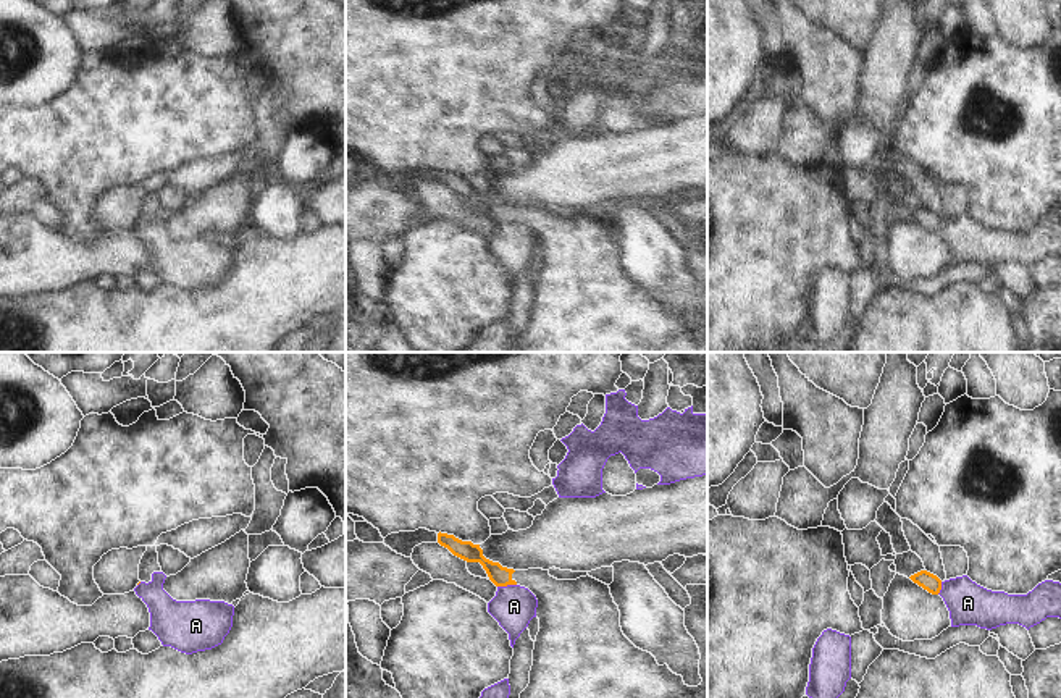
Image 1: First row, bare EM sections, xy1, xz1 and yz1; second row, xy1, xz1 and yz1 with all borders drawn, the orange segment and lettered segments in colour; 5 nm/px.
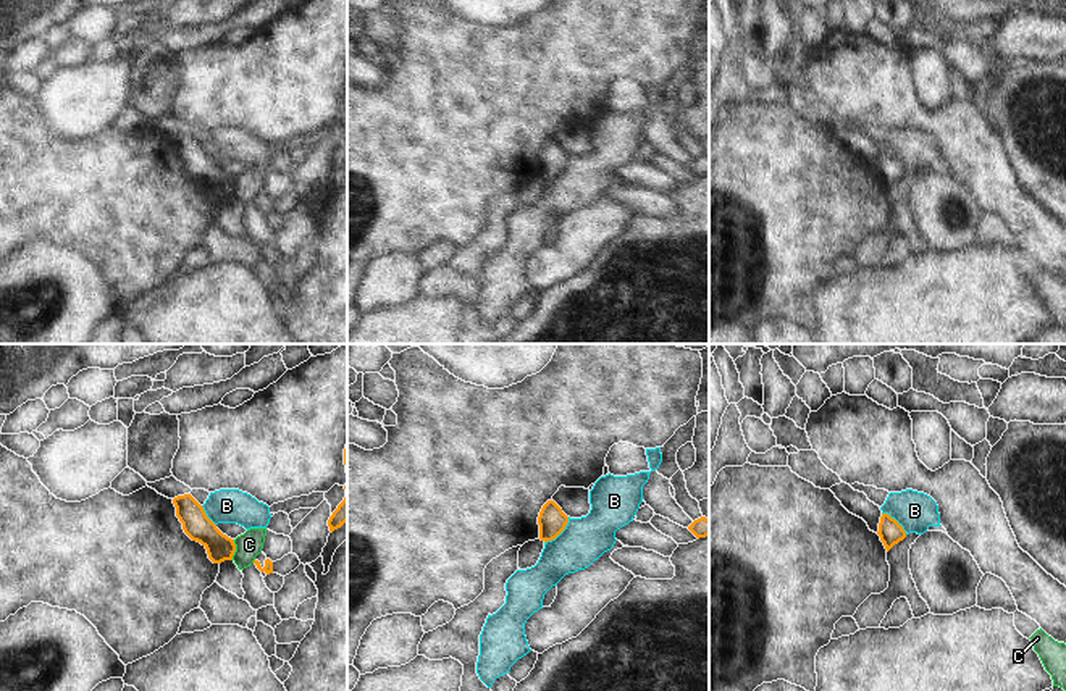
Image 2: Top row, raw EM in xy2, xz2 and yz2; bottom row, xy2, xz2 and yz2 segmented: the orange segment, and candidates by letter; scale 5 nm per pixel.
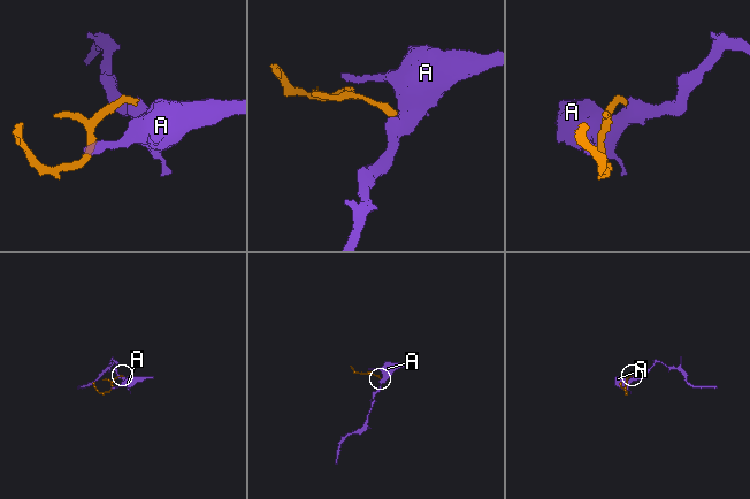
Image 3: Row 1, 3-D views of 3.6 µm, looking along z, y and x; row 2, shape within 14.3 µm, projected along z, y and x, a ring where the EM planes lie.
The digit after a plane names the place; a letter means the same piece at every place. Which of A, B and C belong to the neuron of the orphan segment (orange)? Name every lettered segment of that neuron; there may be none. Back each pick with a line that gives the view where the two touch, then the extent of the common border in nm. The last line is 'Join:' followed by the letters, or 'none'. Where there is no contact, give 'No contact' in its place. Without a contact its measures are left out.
Join: none.

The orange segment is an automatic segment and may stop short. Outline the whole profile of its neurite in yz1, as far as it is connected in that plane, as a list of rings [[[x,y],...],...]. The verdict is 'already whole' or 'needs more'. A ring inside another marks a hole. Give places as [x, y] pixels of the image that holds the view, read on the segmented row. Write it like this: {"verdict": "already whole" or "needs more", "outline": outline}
{"verdict": "already whole", "outline": [[[921,570],[909,578],[932,595],[938,595],[941,590],[941,580],[927,570]]]}

